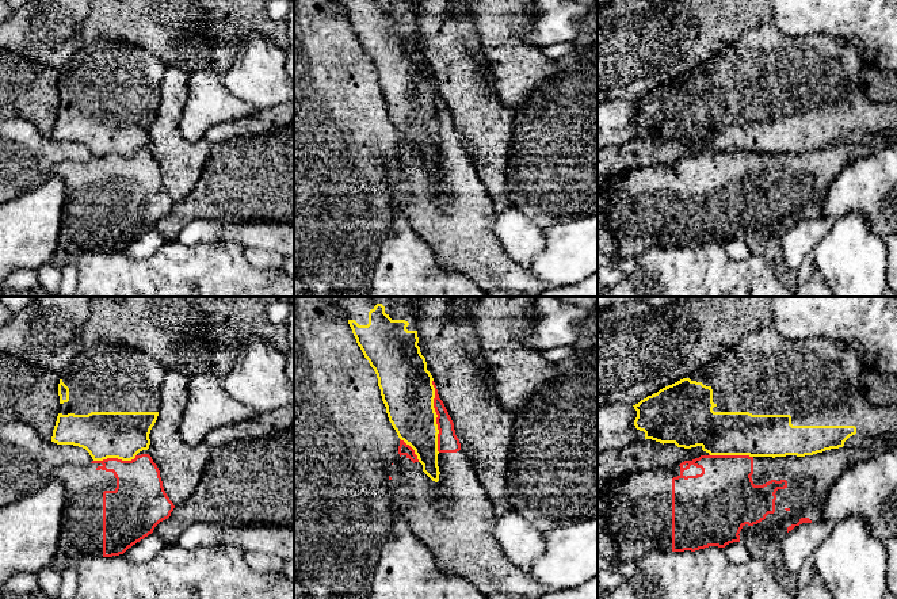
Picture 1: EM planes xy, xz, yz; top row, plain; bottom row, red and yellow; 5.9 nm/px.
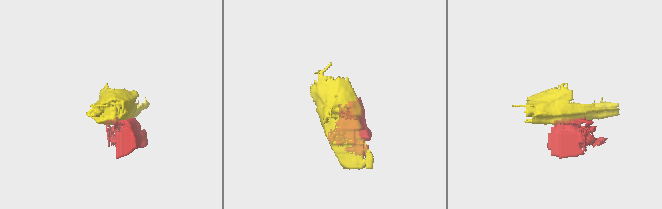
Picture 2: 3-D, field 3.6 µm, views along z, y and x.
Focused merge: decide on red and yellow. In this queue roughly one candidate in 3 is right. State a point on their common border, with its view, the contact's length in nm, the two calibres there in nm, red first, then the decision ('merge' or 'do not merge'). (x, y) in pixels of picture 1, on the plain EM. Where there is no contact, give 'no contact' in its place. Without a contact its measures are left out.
meets red in xz at (438, 113); contact 440 nm long; 130 nm thick on the red side, 320 nm on the other; do not merge

